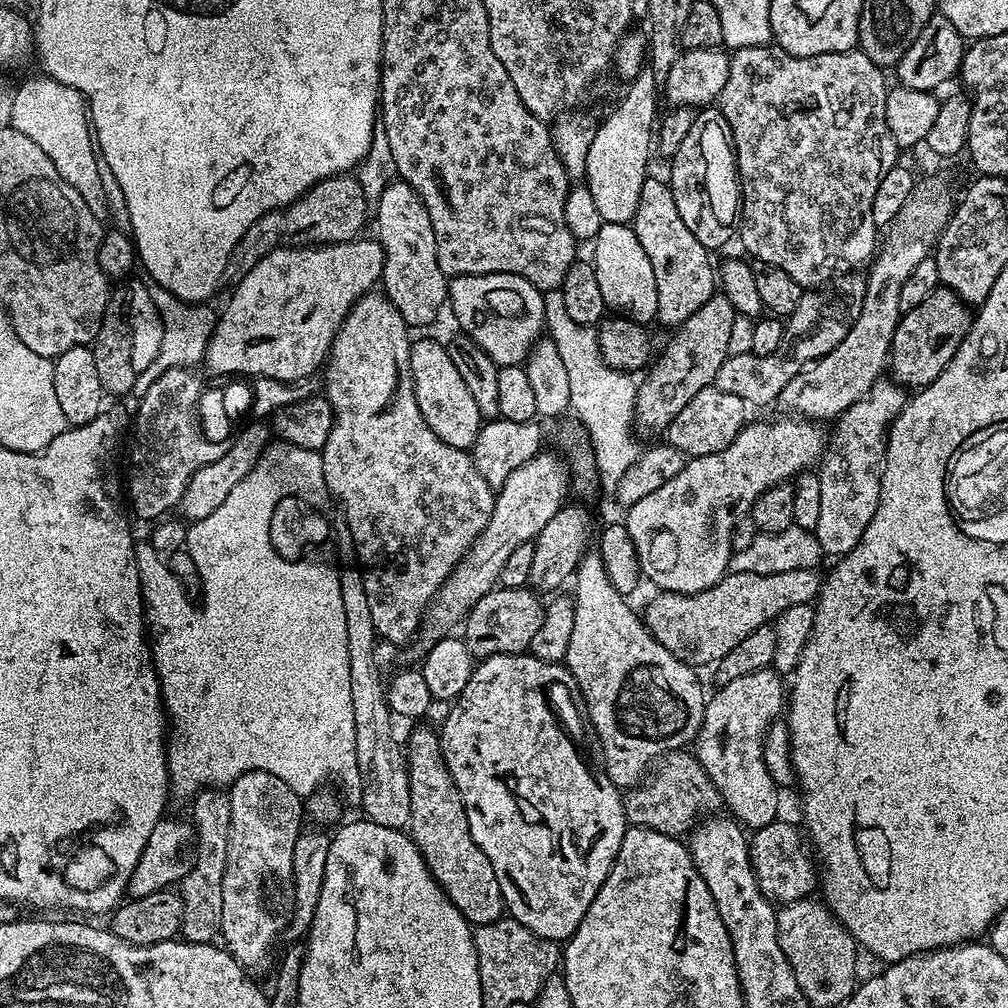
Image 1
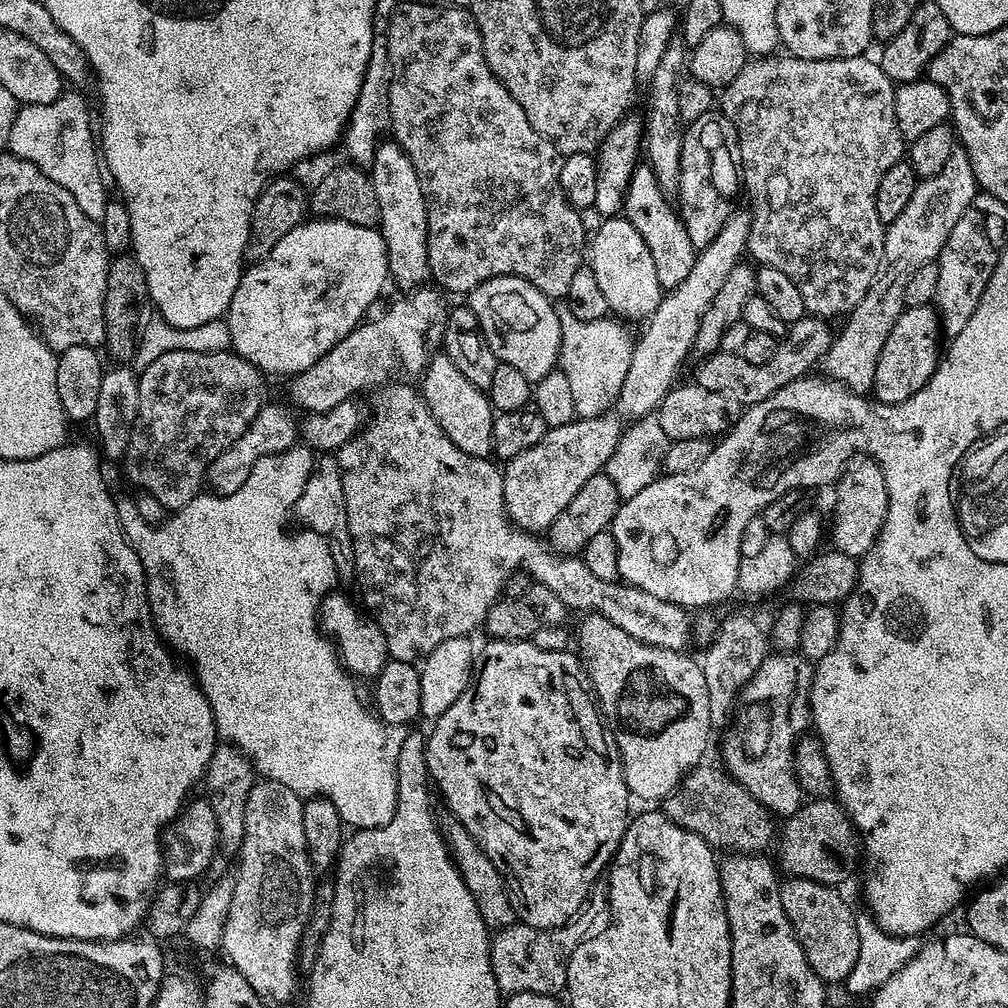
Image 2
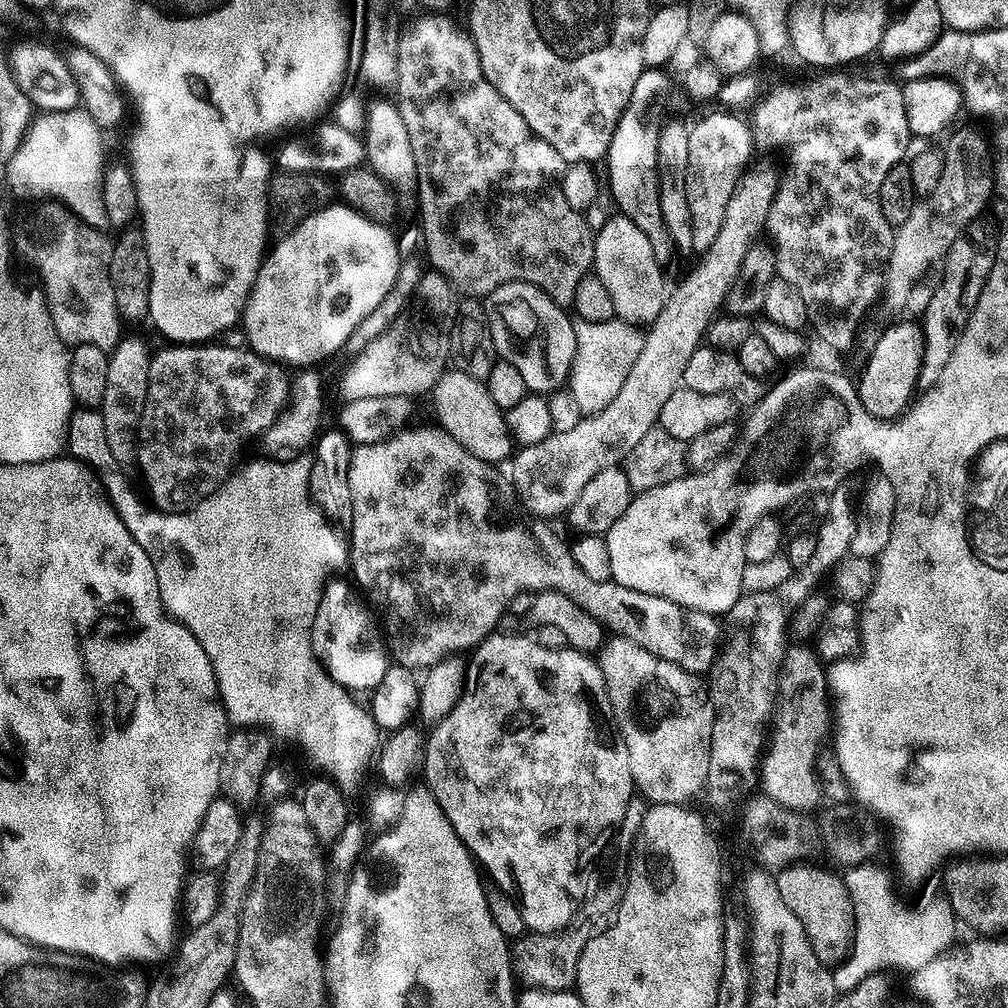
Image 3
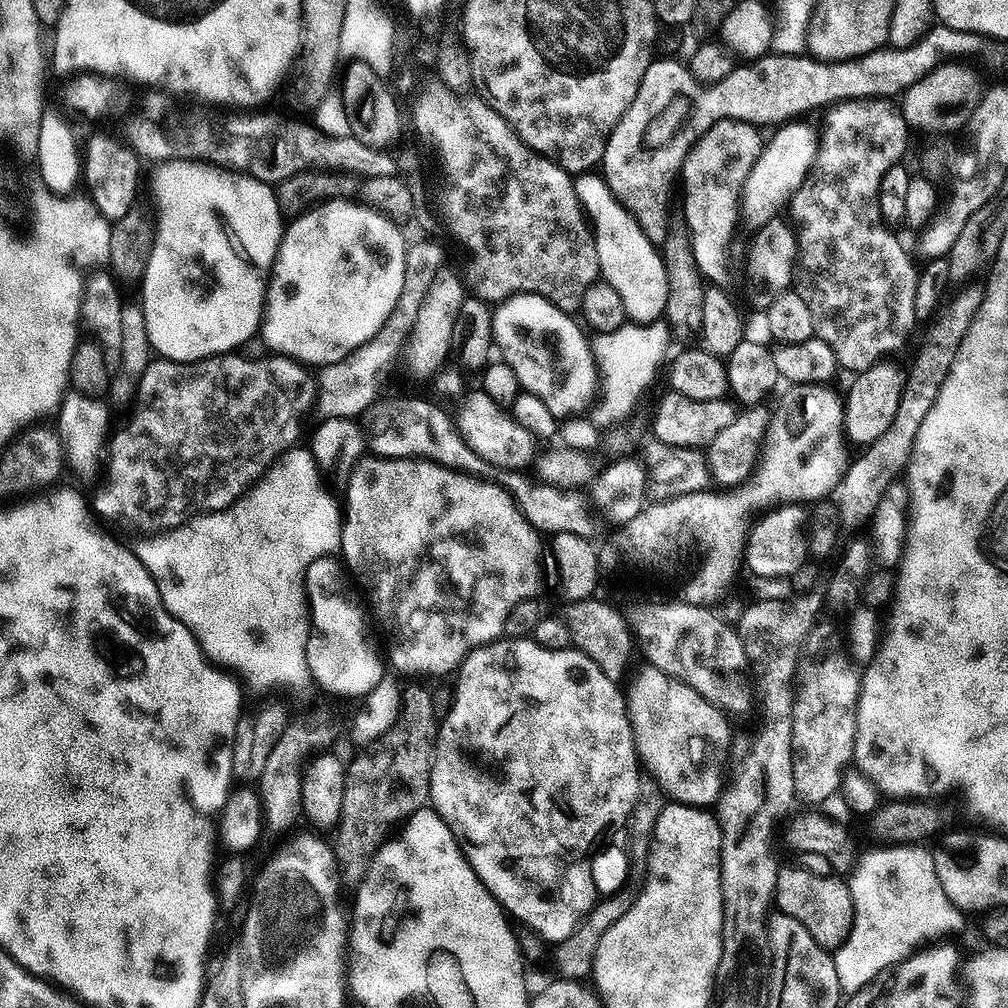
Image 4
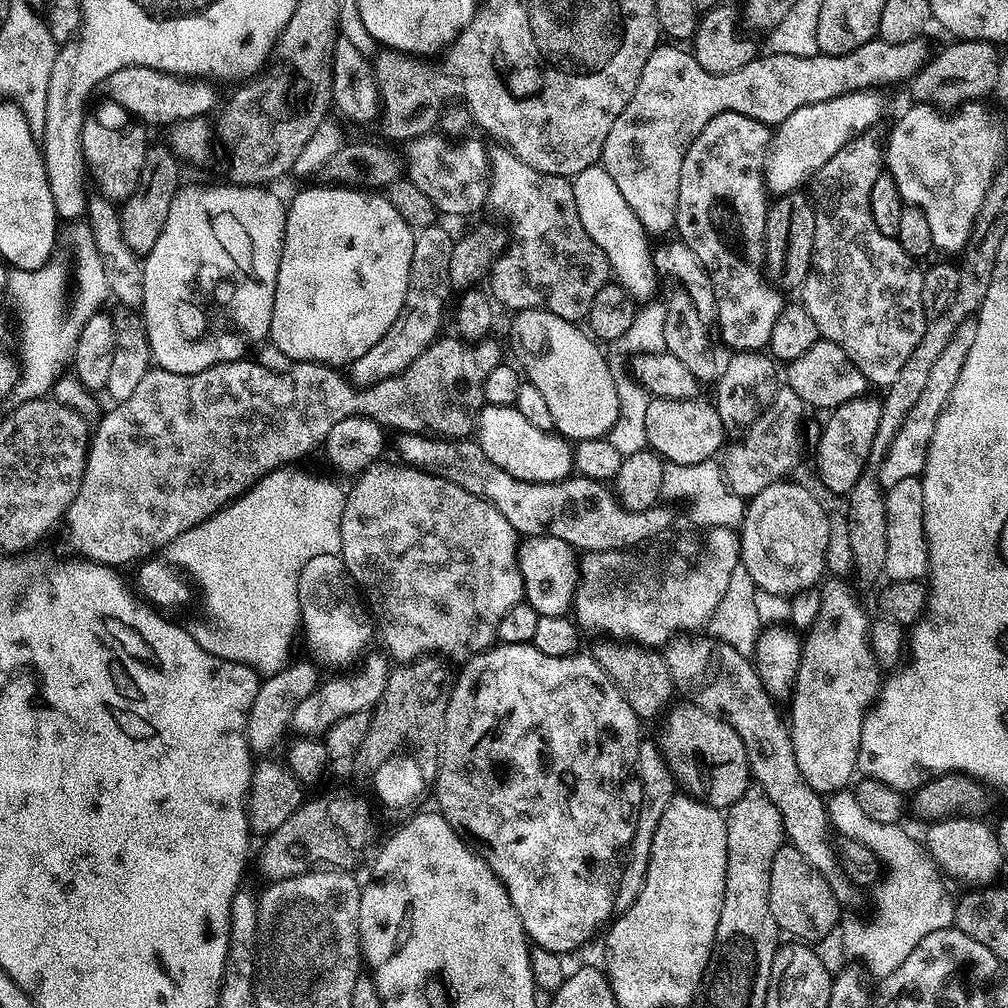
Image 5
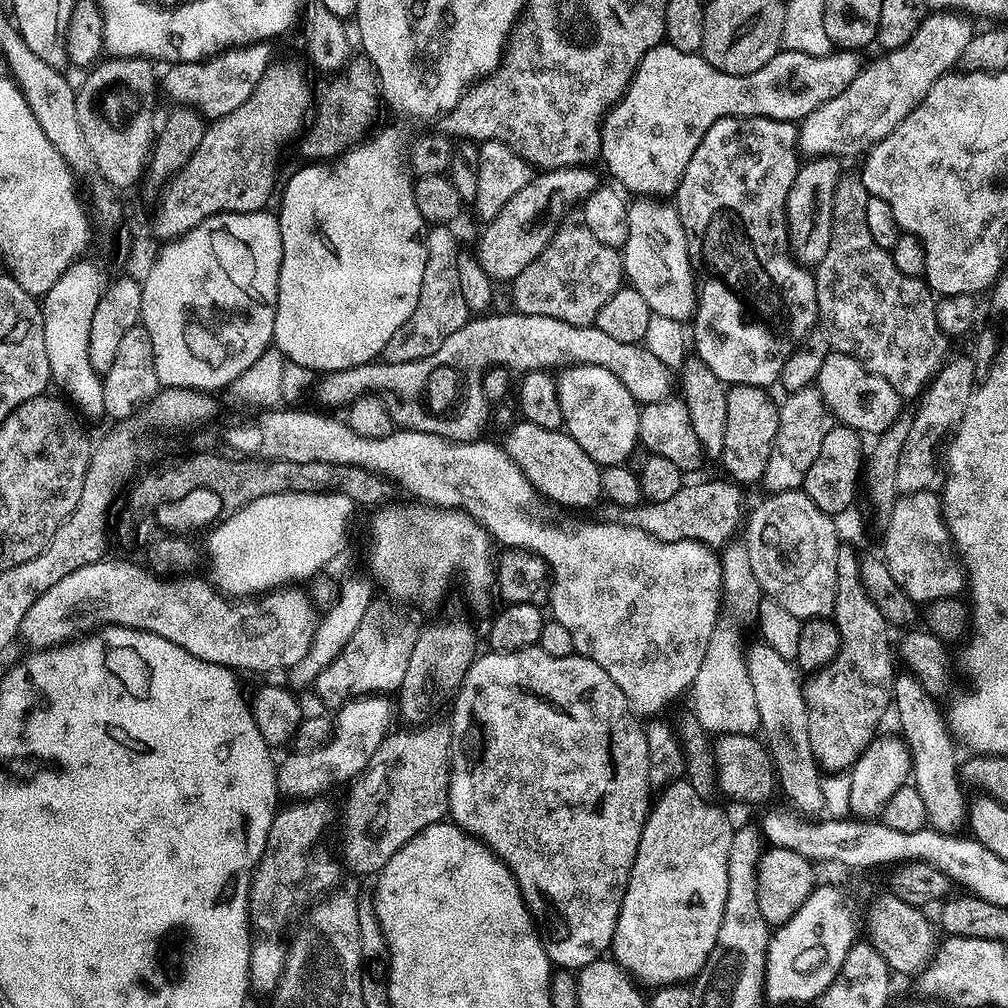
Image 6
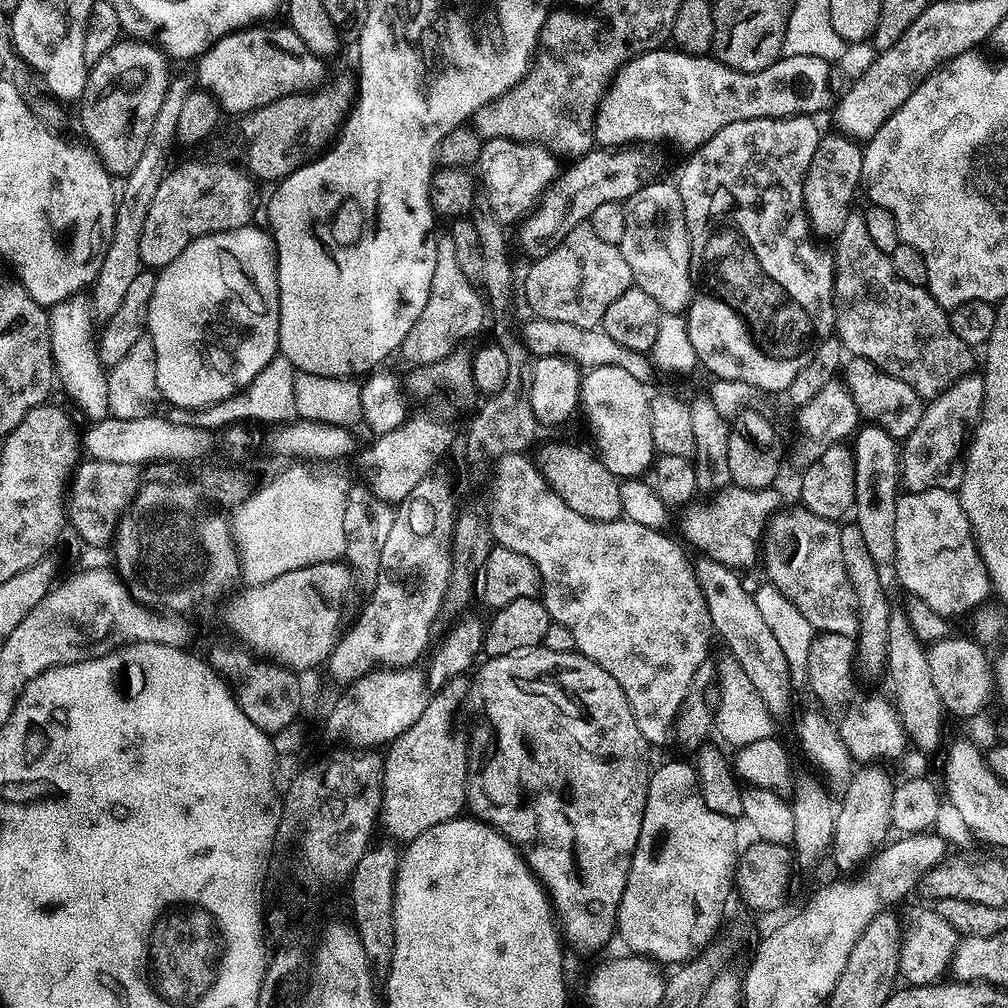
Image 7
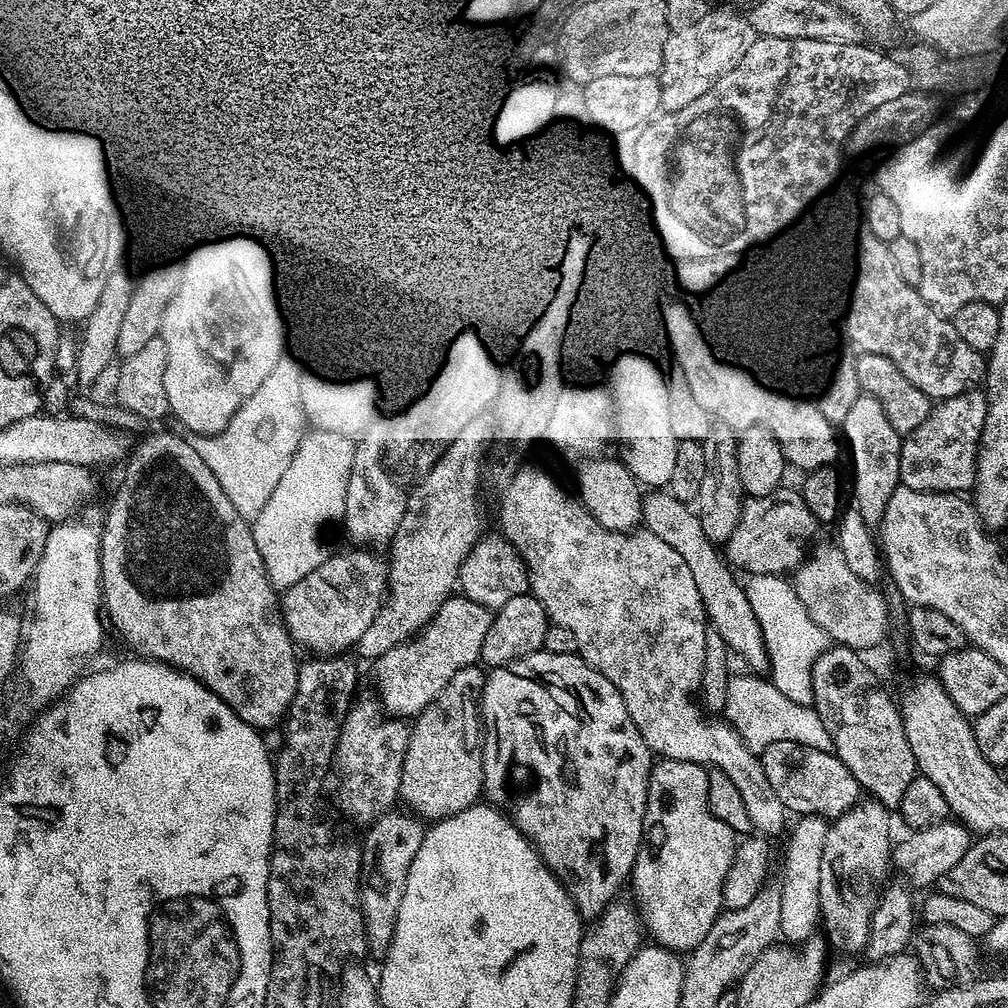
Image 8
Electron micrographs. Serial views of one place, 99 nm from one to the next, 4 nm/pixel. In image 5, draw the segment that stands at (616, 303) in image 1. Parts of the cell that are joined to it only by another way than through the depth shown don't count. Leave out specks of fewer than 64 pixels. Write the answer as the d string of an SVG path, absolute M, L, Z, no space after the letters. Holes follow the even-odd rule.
M595 164L571 177L571 181L574 202L578 202L578 218L582 218L582 226L586 226L586 234L594 238L598 250L606 254L612 276L636 301L651 301L657 295L658 273L656 263L652 261L650 244L648 248L650 236L644 231L642 222L638 222L634 210L630 210L626 198L622 198L614 178L610 178L608 171L600 164Z

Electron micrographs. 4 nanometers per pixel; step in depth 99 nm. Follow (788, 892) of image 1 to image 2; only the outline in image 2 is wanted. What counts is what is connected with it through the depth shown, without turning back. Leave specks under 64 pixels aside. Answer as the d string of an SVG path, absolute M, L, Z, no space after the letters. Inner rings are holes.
M829 798L826 800L809 799L807 802L801 803L800 809L793 816L787 817L783 821L784 829L780 832L780 864L778 860L778 868L781 873L787 874L789 877L797 876L798 878L806 878L814 882L822 882L823 884L831 884L833 886L843 885L843 880L847 878L848 872L857 871L858 865L862 860L862 841L857 833L856 827L853 826L852 820L844 813L844 809L840 807L835 799Z

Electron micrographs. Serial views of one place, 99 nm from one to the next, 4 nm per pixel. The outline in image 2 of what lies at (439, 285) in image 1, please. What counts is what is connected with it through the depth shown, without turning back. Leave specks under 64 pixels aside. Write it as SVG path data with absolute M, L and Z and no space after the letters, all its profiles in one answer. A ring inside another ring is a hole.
M384 138L376 145L374 162L370 165L374 194L378 194L380 223L378 234L388 251L388 275L397 280L404 290L415 290L427 285L428 270L428 207L414 170L414 162L402 151L395 139Z

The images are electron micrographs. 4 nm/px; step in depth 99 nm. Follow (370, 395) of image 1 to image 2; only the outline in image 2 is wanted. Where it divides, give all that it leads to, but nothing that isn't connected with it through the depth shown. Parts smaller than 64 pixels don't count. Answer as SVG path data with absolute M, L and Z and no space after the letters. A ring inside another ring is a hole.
M389 382L383 385L373 395L377 396L372 400L372 421L369 424L367 421L356 433L354 439L343 444L335 453L336 461L340 467L338 483L340 483L340 492L344 495L344 516L348 519L345 521L352 539L352 560L356 563L354 580L355 583L360 583L364 604L372 611L372 614L370 613L371 619L380 628L391 659L415 665L417 662L423 661L436 646L441 645L447 639L458 638L459 636L471 637L472 631L483 625L485 618L488 617L488 611L492 609L497 600L501 599L503 592L500 591L507 586L508 579L519 568L525 568L536 579L533 581L537 585L554 590L554 594L558 594L558 598L563 602L565 608L573 613L595 614L606 618L610 622L614 622L614 626L618 626L618 630L624 630L626 634L630 634L630 638L636 638L638 642L649 644L655 648L665 648L681 653L687 649L685 647L688 644L688 639L692 636L692 620L688 617L691 616L689 609L678 606L674 602L662 602L662 598L654 598L654 594L646 594L646 590L638 590L633 584L625 584L619 579L594 578L594 574L590 574L590 570L584 565L583 559L579 555L561 556L553 552L539 535L517 528L509 520L508 511L504 505L503 471L499 467L495 468L491 464L493 462L491 459L483 456L471 456L458 450L458 446L454 446L454 442L450 442L450 438L446 438L446 434L430 414L428 403L424 400L423 395L417 389L415 392L408 384L396 383Z

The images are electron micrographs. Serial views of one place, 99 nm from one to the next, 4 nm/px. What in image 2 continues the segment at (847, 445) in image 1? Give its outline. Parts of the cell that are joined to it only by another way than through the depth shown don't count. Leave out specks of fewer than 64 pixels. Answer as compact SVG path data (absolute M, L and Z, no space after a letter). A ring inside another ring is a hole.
M871 458L849 463L836 481L834 491L836 491L836 501L832 504L832 520L830 516L831 547L835 551L844 552L847 556L862 558L868 553L870 546L874 546L882 530L882 522L886 522L888 495L884 471Z

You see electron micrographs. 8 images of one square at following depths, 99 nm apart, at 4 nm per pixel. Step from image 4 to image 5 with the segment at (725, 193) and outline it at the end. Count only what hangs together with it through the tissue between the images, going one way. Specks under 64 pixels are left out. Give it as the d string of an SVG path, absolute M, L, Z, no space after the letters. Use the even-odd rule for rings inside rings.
M723 112L708 123L706 130L702 130L698 138L694 138L682 162L675 231L679 239L690 246L690 250L694 250L694 254L708 271L716 299L715 327L720 327L721 338L736 354L759 353L769 347L771 331L786 307L786 300L778 300L781 289L773 281L773 285L768 281L770 276L766 270L746 270L744 256L748 256L748 252L744 248L728 248L730 254L726 254L724 246L718 244L708 224L708 208L714 198L720 196L720 192L726 192L726 178L758 180L758 172L766 172L773 137L774 132L769 125L746 114Z

